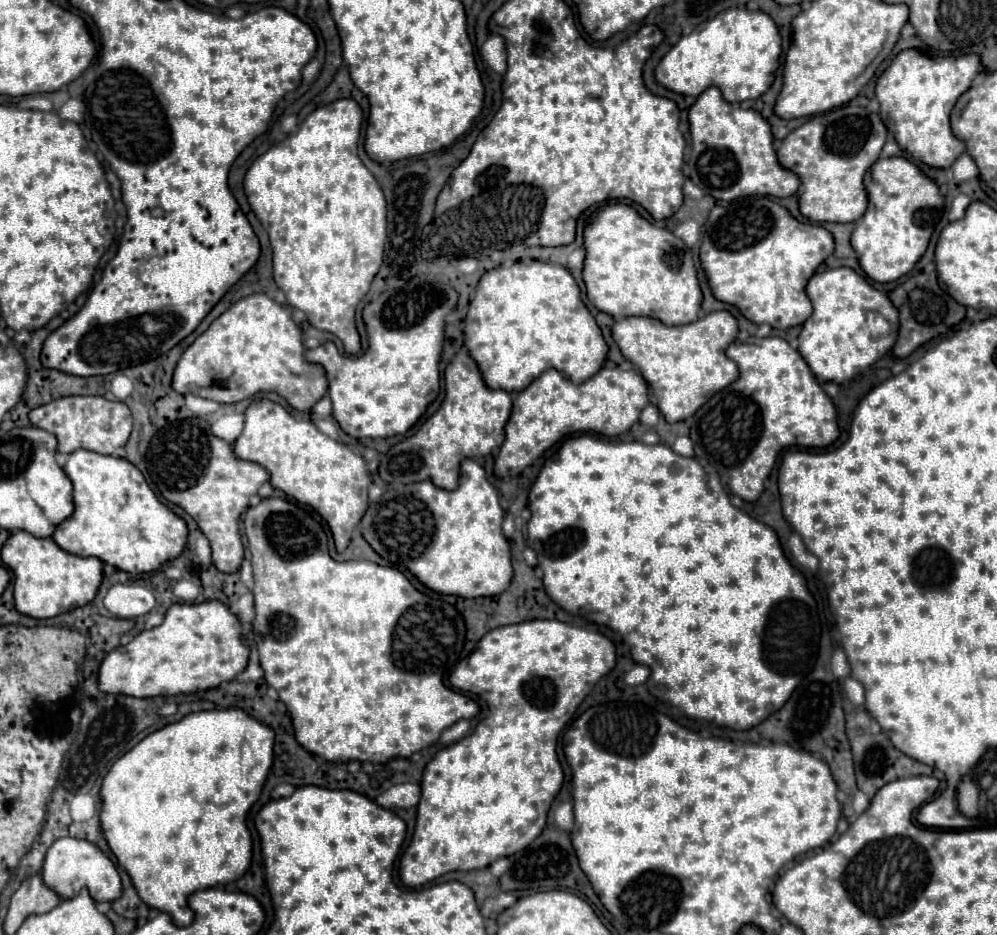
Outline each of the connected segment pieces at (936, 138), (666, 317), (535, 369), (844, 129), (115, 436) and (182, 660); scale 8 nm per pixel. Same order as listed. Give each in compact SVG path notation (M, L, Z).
M917 49L901 51L881 73L875 85L881 119L889 125L897 145L927 167L951 167L953 161L965 151L965 145L953 137L949 113L959 95L971 87L971 81L979 71L981 63L977 55L931 59Z
M605 205L583 227L583 281L589 301L613 319L629 315L661 319L665 325L693 323L701 311L701 291L691 249L671 231L659 229L629 205Z
M529 261L487 271L463 321L465 347L489 389L523 391L537 375L557 369L573 383L593 377L607 355L607 343L581 301L571 273L555 263Z
M843 105L815 115L805 125L793 129L777 149L777 161L801 179L799 211L815 223L857 221L867 209L863 175L877 161L885 137L887 129L879 115L857 105Z
M61 397L45 405L31 409L31 425L45 429L57 437L57 451L71 453L75 449L87 449L101 455L113 455L129 439L133 421L131 411L121 401L109 401L103 397Z
M205 601L199 605L175 603L167 609L165 619L159 627L141 631L133 641L117 647L105 655L99 665L97 683L101 691L111 695L133 695L133 697L167 697L179 693L195 693L217 687L223 681L235 679L247 665L249 649L243 645L241 625L229 609L219 601Z

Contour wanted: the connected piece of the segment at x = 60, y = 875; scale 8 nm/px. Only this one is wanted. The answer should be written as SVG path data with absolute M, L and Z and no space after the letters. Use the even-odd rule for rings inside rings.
M73 837L57 839L47 849L41 877L45 879L45 885L51 891L57 891L57 895L61 895L61 899L71 899L83 887L89 889L89 895L93 895L93 901L113 901L121 895L121 879L115 863L107 855L103 855L93 843L83 839L73 839Z

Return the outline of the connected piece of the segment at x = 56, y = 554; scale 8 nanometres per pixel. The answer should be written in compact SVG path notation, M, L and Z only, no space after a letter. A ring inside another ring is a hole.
M15 531L1 549L1 561L13 571L15 609L35 619L57 617L93 601L103 573L97 557L77 557L57 547L53 539L37 539L27 531Z

